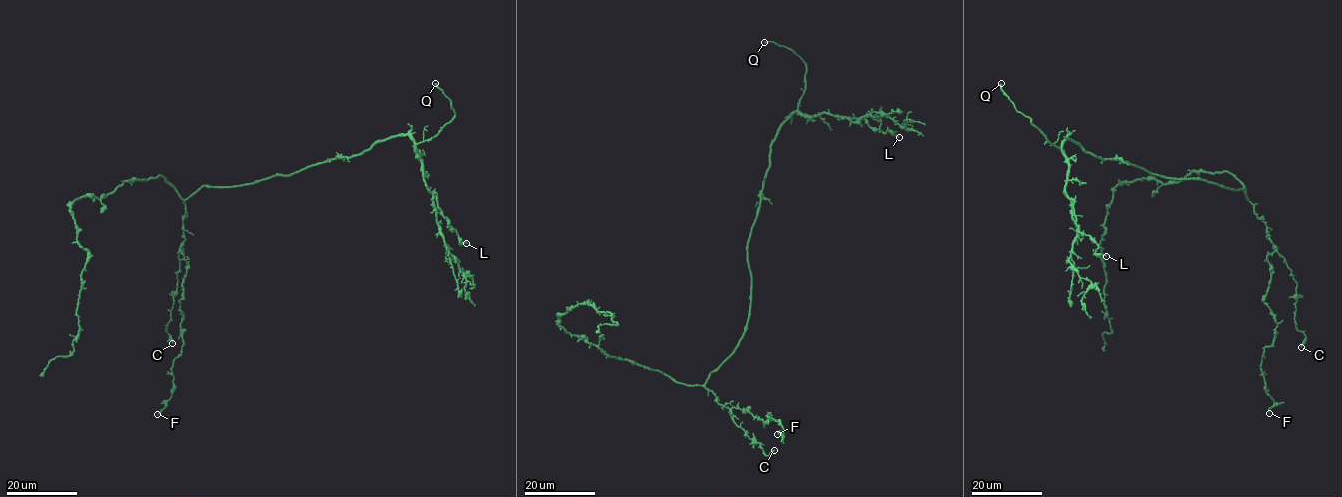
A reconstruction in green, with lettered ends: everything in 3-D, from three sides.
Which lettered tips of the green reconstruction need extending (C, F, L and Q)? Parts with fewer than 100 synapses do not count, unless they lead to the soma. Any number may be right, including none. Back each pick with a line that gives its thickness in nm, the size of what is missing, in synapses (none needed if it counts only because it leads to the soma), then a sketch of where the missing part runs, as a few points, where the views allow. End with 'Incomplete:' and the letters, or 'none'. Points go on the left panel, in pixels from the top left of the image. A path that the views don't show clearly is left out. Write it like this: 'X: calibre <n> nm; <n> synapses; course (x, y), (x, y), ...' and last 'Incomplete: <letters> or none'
Q: calibre 240 nm; course (435, 83), (402, 52), (403, 48)
Incomplete: Q

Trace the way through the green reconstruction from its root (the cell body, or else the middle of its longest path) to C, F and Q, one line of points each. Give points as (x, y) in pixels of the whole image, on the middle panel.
C: (739, 341), (705, 386), (748, 437), (761, 443), (765, 454), (774, 450)
F: (739, 341), (705, 387), (731, 415), (734, 407), (749, 408), (764, 423), (770, 413), (783, 429), (777, 434)
Q: (739, 341), (751, 300), (747, 245), (770, 148), (797, 109), (806, 84), (803, 59), (785, 47), (764, 42)

